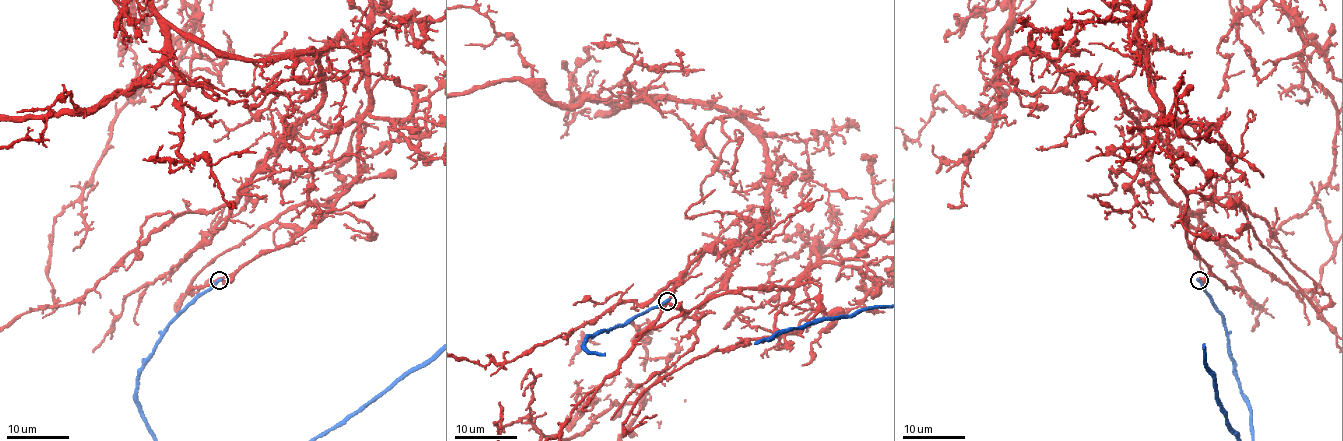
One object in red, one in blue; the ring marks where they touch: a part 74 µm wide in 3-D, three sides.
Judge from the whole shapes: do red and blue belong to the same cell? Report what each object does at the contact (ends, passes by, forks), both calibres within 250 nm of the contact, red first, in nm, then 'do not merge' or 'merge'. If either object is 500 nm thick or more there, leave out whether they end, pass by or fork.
red ends there; blue ends there; 260 nm thick on the red side, 340 nm on the other; do not merge

